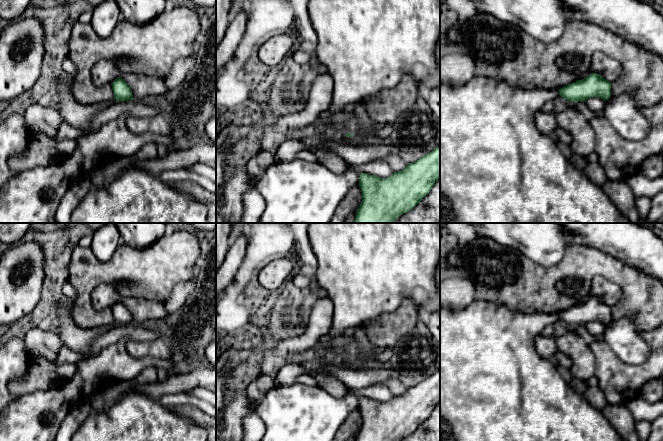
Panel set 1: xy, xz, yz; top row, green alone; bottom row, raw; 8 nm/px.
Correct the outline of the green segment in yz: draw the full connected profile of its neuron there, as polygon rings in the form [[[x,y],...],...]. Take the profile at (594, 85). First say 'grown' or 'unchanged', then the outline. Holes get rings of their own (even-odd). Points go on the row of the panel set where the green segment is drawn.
unchanged; [[[592,73],[558,91],[561,97],[569,101],[586,101],[590,97],[599,97],[606,101],[611,97],[611,83],[601,75]]]

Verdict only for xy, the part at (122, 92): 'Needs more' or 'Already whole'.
Already whole

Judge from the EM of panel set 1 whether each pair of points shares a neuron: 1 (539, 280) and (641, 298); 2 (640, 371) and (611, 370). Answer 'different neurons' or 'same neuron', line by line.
1: same neuron
2: same neuron

